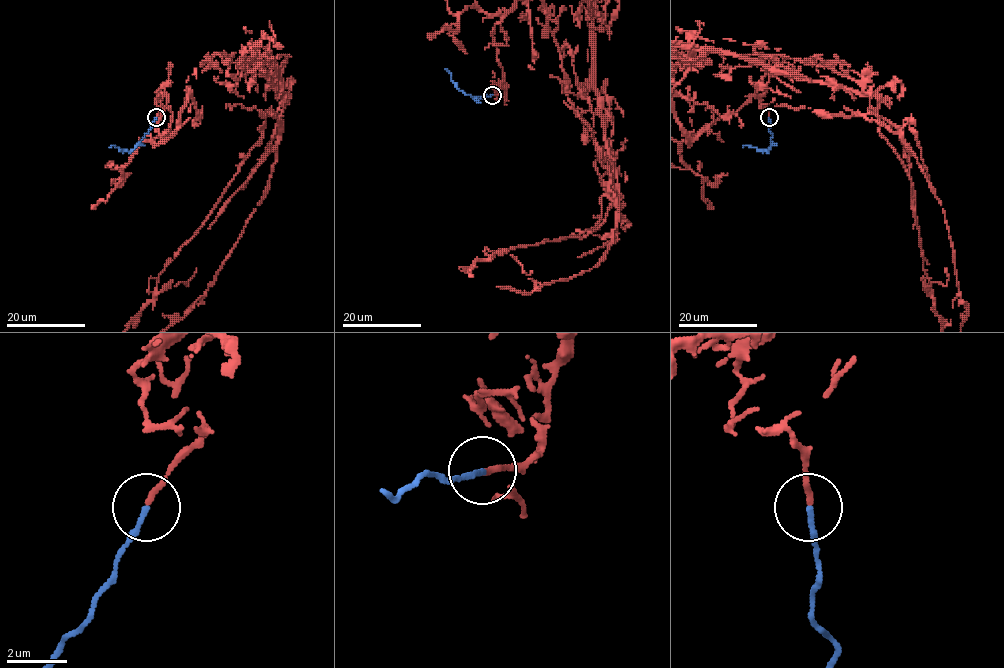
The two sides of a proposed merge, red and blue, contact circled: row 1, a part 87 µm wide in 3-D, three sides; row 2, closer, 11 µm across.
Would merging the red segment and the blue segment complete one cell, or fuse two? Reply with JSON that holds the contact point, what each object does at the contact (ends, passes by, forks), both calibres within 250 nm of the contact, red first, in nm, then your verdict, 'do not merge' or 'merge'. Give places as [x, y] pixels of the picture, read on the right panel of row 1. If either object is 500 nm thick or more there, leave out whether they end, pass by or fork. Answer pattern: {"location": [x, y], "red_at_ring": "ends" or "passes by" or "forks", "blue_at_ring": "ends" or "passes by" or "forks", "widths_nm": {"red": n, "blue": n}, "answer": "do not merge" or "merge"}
{"location": [769, 117], "red_at_ring": "ends", "blue_at_ring": "ends", "widths_nm": {"red": 190, "blue": 170}, "answer": "merge"}

